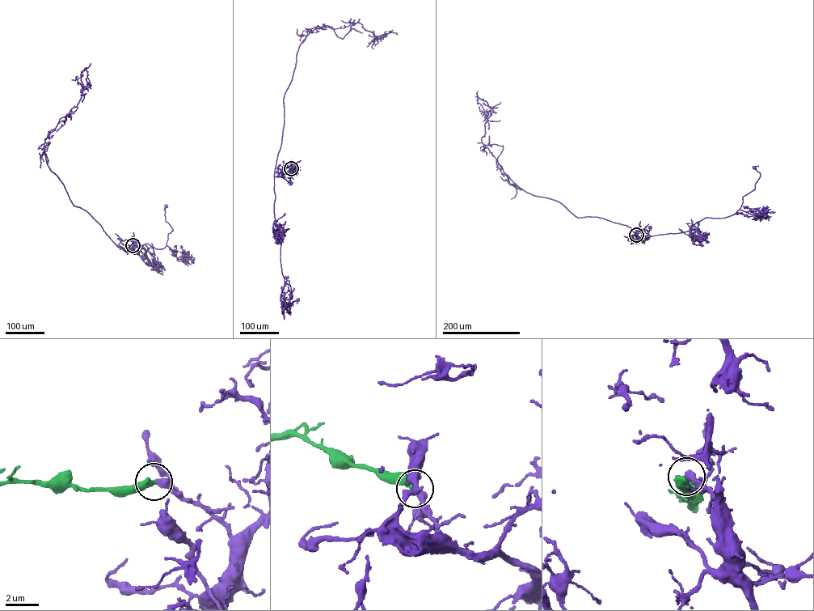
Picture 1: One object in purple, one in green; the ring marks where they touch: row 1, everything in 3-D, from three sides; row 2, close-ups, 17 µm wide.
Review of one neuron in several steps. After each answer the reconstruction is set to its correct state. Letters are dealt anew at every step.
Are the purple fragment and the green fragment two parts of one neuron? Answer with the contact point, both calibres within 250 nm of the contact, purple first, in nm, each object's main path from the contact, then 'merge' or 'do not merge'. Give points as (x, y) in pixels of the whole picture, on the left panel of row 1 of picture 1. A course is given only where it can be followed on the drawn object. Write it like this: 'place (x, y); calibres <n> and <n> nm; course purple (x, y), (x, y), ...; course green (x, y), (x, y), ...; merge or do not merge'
place (132, 245); calibres 400 and 480 nm; course purple (132, 245), (130, 252), (118, 246), (137, 252), (146, 243), (166, 246), (173, 230), (165, 220), (166, 206); course green (132, 245), (123, 244); merge

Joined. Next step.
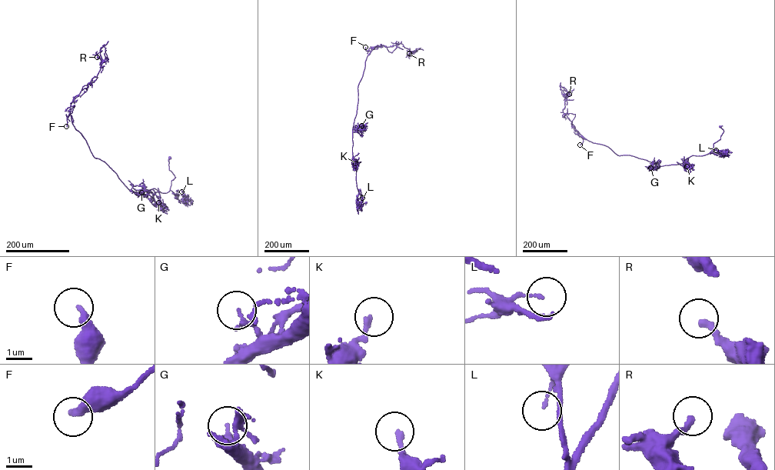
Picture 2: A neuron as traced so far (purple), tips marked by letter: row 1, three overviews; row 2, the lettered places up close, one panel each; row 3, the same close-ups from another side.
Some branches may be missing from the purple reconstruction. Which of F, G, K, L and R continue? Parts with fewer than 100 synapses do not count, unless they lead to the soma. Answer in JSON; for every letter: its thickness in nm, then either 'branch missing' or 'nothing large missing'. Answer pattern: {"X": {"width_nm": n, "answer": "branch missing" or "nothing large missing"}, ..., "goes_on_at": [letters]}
{"F": {"width_nm": 280, "answer": "nothing large missing"}, "G": {"width_nm": 150, "answer": "nothing large missing"}, "K": {"width_nm": 200, "answer": "nothing large missing"}, "L": {"width_nm": 90, "answer": "nothing large missing"}, "R": {"width_nm": 220, "answer": "nothing large missing"}, "goes_on_at": []}

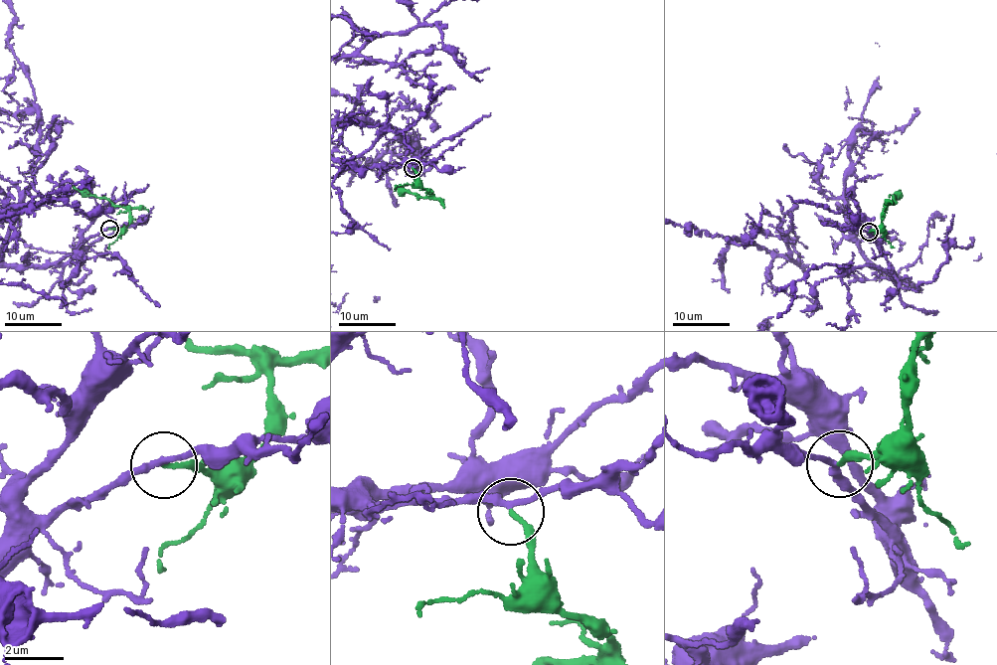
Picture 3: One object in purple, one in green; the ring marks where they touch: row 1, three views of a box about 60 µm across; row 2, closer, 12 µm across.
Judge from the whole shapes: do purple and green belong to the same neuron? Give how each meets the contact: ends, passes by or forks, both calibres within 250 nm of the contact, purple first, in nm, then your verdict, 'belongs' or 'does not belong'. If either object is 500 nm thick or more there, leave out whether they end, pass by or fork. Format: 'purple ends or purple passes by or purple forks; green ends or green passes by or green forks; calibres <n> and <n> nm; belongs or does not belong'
purple passes by; green ends; calibres 200 and 160 nm; belongs

